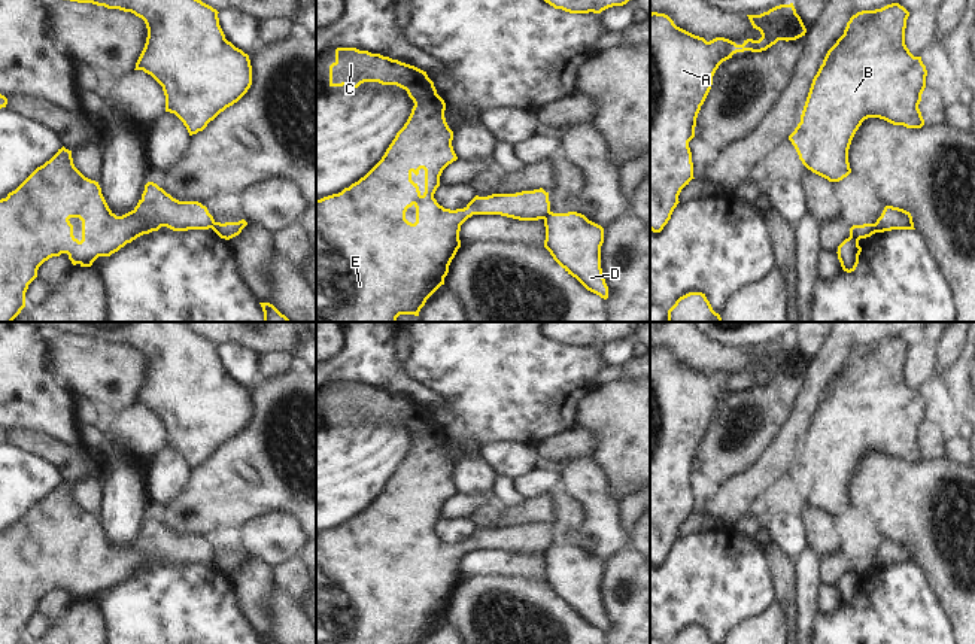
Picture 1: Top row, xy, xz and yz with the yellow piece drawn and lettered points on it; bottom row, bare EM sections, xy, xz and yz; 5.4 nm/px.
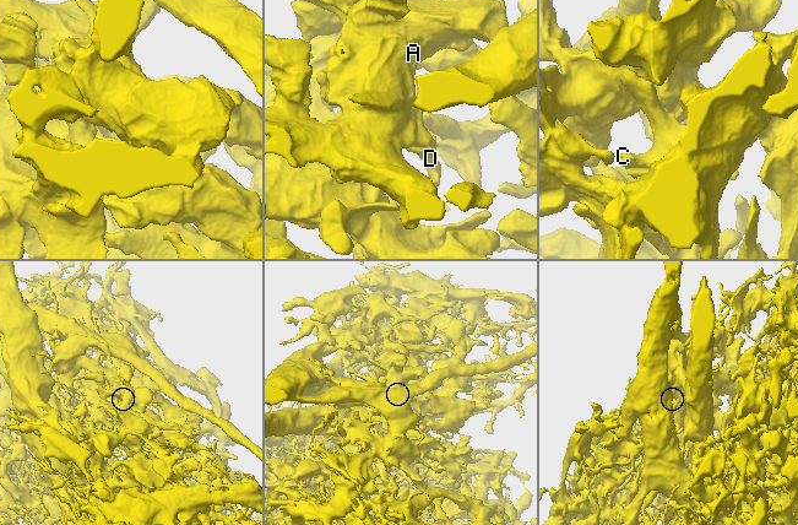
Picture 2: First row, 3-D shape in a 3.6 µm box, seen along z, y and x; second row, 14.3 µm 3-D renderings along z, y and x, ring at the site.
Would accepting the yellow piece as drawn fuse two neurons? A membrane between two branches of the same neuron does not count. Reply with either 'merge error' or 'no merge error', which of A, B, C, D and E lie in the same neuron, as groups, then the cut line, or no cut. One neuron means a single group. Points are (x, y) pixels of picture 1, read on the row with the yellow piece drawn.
merge error | A B D / C E | yz (872, 224), (874, 233)

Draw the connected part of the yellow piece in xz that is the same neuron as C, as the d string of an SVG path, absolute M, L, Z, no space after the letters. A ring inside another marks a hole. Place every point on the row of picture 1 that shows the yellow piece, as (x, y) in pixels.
M337 48L335 61L329 66L329 86L358 88L364 82L397 85L407 91L414 106L382 160L364 177L338 194L316 200L316 322L397 322L400 315L419 316L426 300L444 285L449 265L461 247L461 225L468 218L501 215L519 221L538 221L550 212L549 192L543 188L516 194L476 195L464 209L456 210L440 206L434 198L440 176L458 157L452 146L453 131L444 118L446 103L437 94L434 82L426 72L398 60L356 48ZM420 168L425 170L423 194L411 180L411 174L417 176ZM411 206L416 207L414 224L406 219L406 212Z

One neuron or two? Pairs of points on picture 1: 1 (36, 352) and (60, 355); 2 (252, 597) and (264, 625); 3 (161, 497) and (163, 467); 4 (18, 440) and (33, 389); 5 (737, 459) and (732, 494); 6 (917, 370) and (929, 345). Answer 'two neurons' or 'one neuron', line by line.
1: two neurons
2: one neuron
3: one neuron
4: two neurons
5: two neurons
6: one neuron

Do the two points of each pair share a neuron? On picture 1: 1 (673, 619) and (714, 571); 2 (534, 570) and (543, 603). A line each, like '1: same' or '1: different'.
1: same
2: different

